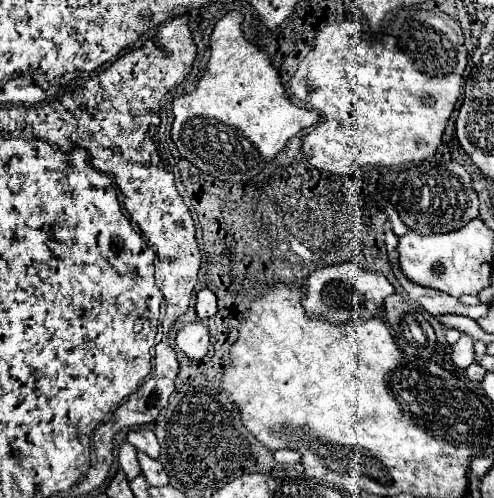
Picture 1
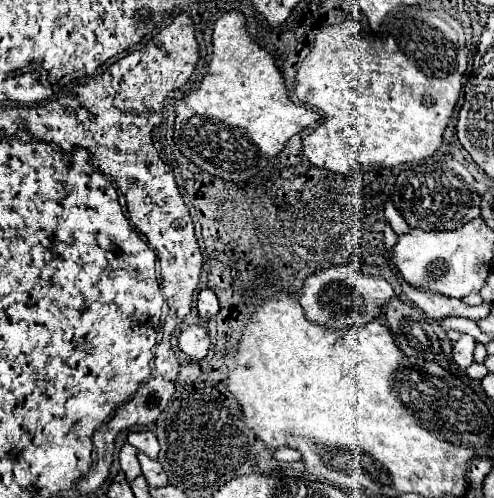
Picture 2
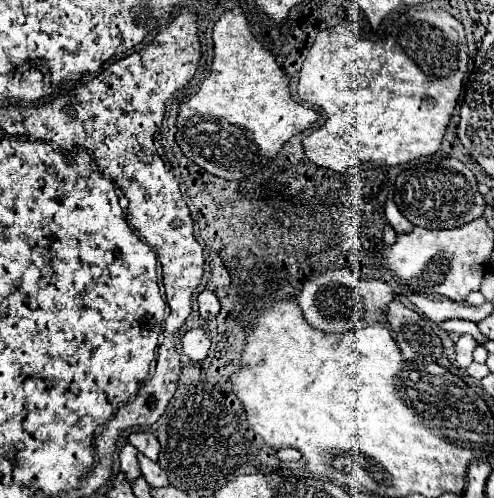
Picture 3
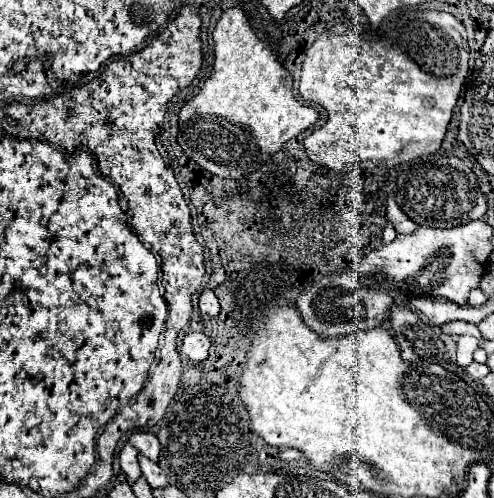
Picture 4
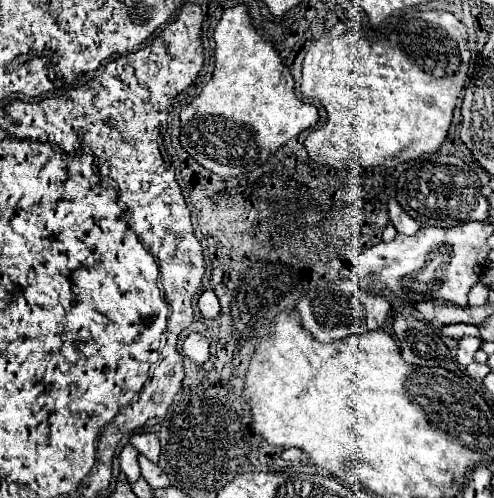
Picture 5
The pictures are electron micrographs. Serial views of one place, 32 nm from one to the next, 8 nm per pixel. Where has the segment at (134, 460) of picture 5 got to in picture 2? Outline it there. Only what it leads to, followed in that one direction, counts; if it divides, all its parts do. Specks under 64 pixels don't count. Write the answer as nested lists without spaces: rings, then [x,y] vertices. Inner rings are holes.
[[[124,444],[120,450],[120,466],[128,478],[128,482],[132,482],[136,476],[140,476],[140,464],[136,458],[136,448],[130,444]]]

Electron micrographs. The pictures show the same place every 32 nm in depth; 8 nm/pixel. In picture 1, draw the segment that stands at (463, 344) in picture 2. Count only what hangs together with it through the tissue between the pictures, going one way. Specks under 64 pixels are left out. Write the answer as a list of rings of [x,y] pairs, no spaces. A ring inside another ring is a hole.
[[[462,334],[456,344],[451,347],[450,357],[458,368],[468,368],[475,361],[472,337]]]

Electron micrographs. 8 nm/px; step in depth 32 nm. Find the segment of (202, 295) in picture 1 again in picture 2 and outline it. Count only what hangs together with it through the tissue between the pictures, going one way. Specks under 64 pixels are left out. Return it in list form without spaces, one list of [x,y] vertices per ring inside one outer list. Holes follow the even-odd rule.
[[[204,288],[204,290],[198,294],[198,316],[200,316],[202,320],[210,320],[210,318],[214,318],[214,316],[218,314],[218,310],[220,310],[220,306],[218,306],[216,294],[214,294],[212,290]]]

